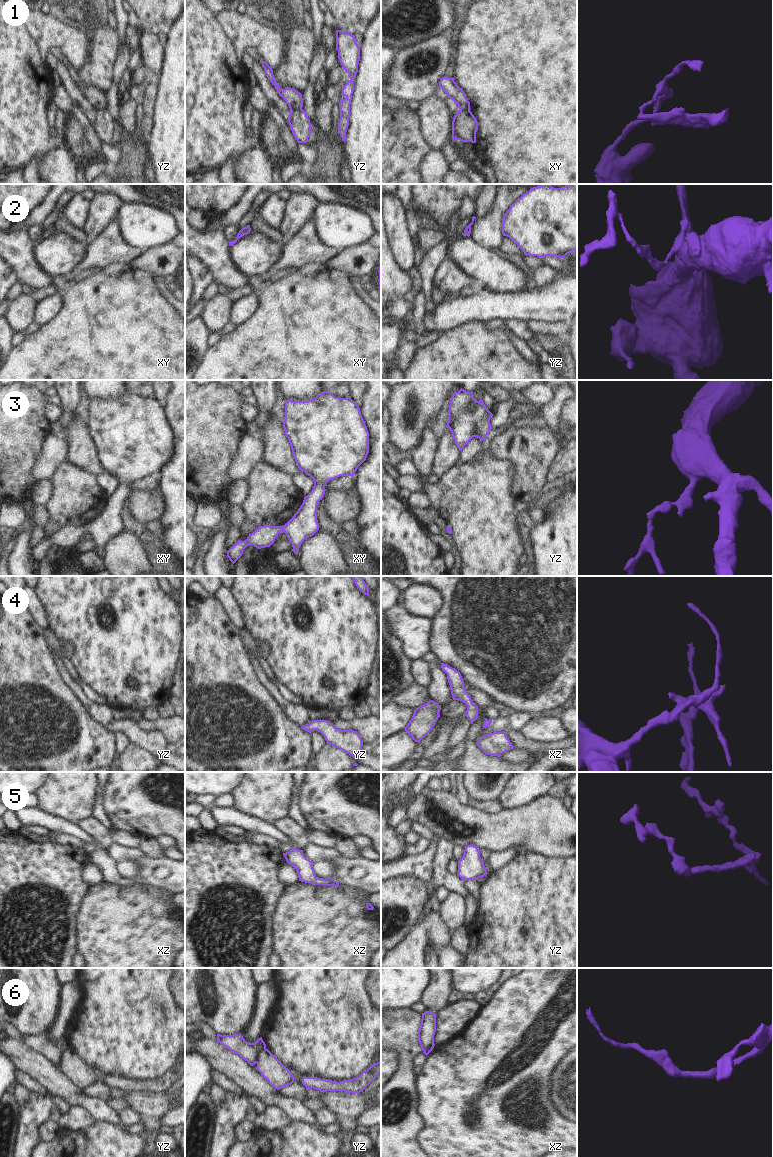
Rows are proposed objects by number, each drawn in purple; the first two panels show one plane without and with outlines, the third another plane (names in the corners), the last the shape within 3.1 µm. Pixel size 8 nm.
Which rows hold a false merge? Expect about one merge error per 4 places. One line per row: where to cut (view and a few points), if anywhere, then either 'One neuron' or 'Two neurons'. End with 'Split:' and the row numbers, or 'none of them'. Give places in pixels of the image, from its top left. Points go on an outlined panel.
1: Split along yz (301, 108), (291, 112). Two neurons
2: No split. One neuron
3: No split. One neuron
4: No split. One neuron
5: No split. One neuron
6: Split along yz (265, 1048), (261, 1050), (256, 1062). Two neurons
Split: 1, 6.

